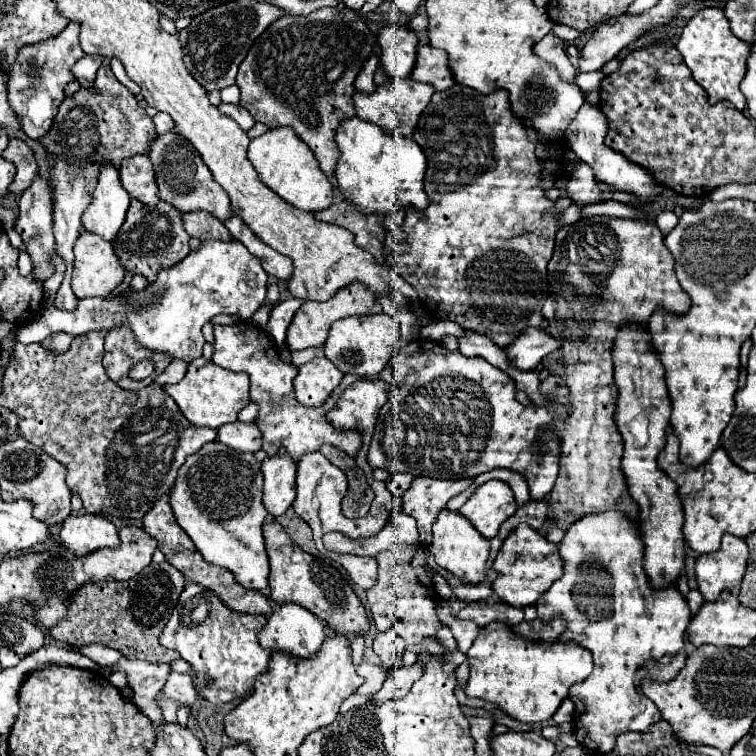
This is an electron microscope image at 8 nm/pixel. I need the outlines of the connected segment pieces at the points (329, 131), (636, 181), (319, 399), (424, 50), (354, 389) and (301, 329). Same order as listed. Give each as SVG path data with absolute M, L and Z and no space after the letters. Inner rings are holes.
M324 7L310 15L284 17L286 19L278 19L276 23L272 23L272 27L268 27L268 31L264 31L264 35L260 35L260 39L256 39L244 63L240 65L240 71L236 75L236 85L242 93L240 105L248 109L256 121L266 123L268 127L290 125L298 133L298 137L304 139L304 143L312 149L322 173L328 179L334 179L334 169L340 159L340 149L334 141L334 135L340 125L340 119L354 115L354 79L370 57L372 49L376 47L376 37L360 19L360 15L346 7Z
M584 101L584 105L580 107L576 119L568 125L566 129L566 145L584 161L594 169L594 175L598 181L608 183L612 189L616 191L626 191L626 193L636 193L638 197L642 197L642 201L652 201L654 197L658 197L662 193L662 187L658 183L654 183L652 175L648 175L648 171L644 171L644 167L634 165L632 161L624 159L624 155L616 153L614 149L606 147L604 137L608 133L608 119L606 115L600 111L598 105L592 105L588 101Z
M320 355L298 367L298 375L294 379L296 399L306 405L320 405L340 385L342 377L344 373L324 355Z
M432 45L418 47L416 71L412 71L412 79L422 81L422 83L432 83L436 91L446 91L452 85L456 85L446 51L434 49Z
M362 379L350 385L336 405L326 413L326 421L336 431L356 431L362 435L362 445L366 437L372 437L376 417L380 407L386 403L388 383L380 379Z
M352 283L344 289L340 289L334 297L328 301L306 301L294 315L290 327L288 327L288 337L286 345L290 351L300 351L308 347L320 347L328 339L328 331L336 319L352 317L352 315L368 315L372 307L376 305L376 295L364 285L364 283Z

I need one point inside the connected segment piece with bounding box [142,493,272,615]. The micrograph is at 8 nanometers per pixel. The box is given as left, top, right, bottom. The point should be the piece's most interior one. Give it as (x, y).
(160, 522)

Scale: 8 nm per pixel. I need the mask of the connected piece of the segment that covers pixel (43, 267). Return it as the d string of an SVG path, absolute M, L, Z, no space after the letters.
M36 179L32 183L32 187L28 187L20 201L20 215L18 215L18 221L16 221L16 231L20 233L24 245L26 245L26 253L30 255L32 259L32 277L36 281L46 281L48 277L54 275L54 263L52 263L52 255L56 253L56 239L54 239L54 221L52 221L52 193L48 189L48 183L44 179Z

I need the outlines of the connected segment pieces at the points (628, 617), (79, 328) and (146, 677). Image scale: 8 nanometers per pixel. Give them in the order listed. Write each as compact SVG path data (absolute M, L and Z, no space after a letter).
M604 511L596 515L584 515L566 529L560 543L560 555L564 559L564 575L536 601L538 615L550 621L554 615L564 615L568 629L558 637L560 641L576 641L594 655L594 671L588 679L570 687L570 699L576 705L574 711L574 735L594 753L608 753L616 745L618 735L628 731L646 731L652 723L642 723L637 717L645 710L643 694L636 687L636 671L648 659L660 659L664 655L676 655L684 649L684 631L690 623L688 601L680 595L676 583L654 589L644 573L644 541L638 521L620 511Z
M204 241L198 251L190 251L188 257L174 267L162 269L158 273L158 279L142 291L122 291L112 299L88 297L78 303L76 311L56 309L54 305L44 309L34 317L32 323L20 327L18 341L40 343L52 333L66 332L76 336L92 329L110 331L130 327L134 339L142 347L170 355L172 359L192 363L194 359L202 357L204 323L220 313L236 313L240 315L240 319L250 319L266 299L266 283L266 271L244 245L240 245L238 241Z
M120 659L112 669L128 675L128 685L136 691L136 705L150 717L156 729L160 729L160 725L164 727L166 721L162 717L162 709L156 703L156 695L166 685L172 673L170 665L154 665L136 659L134 661Z

